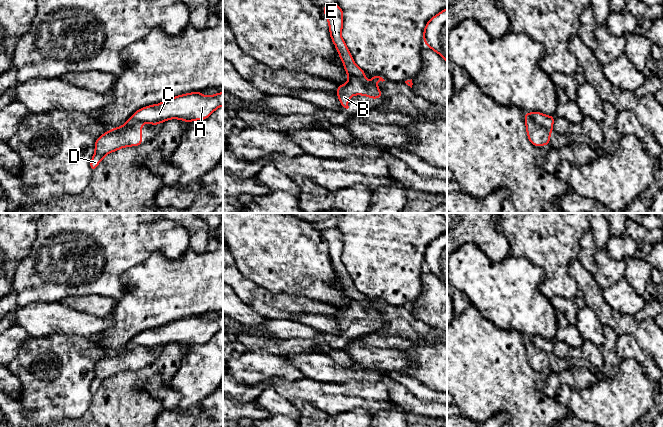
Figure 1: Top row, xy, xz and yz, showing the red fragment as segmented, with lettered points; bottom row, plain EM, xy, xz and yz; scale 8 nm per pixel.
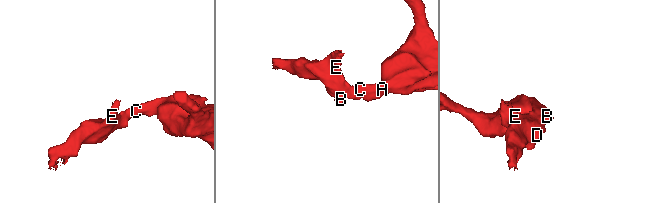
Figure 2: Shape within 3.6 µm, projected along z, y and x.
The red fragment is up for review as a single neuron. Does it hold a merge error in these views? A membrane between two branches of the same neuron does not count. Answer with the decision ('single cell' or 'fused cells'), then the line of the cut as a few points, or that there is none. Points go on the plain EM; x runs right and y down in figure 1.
fused cells; cut yz (529, 337), (538, 348), (551, 355)

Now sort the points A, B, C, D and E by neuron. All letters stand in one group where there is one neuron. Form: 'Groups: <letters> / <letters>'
Groups: A B C / D E

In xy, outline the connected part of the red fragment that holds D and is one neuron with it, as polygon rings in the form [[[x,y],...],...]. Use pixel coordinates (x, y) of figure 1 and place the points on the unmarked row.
[[[142,346],[132,350],[125,348],[112,352],[98,361],[95,366],[95,376],[91,383],[90,392],[94,395],[100,385],[109,377],[124,371],[138,370],[142,368]]]

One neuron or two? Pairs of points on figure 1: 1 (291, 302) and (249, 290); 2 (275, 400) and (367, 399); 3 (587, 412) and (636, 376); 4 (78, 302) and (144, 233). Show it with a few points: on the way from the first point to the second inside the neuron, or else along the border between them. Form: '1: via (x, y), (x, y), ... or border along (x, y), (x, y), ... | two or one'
1: via (281, 302), (265, 302), (259, 298) | one
2: border along (271, 386), (290, 400) | two
3: via (599, 404), (608, 404), (624, 388) | one
4: border along (107, 297), (99, 295), (69, 296), (61, 301) | two

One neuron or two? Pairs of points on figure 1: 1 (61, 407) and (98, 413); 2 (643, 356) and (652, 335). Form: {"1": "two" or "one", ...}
{"1": "two", "2": "two"}

